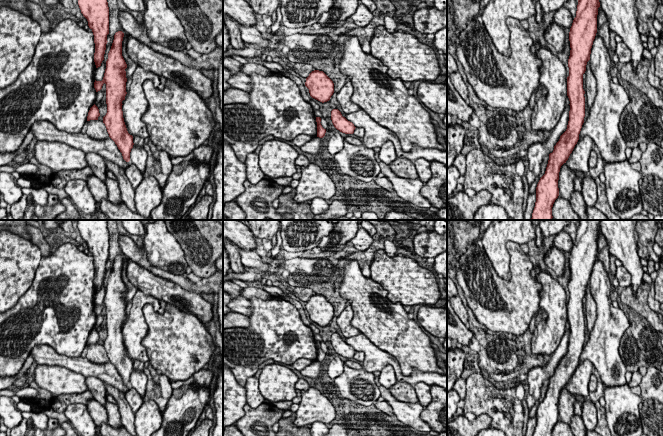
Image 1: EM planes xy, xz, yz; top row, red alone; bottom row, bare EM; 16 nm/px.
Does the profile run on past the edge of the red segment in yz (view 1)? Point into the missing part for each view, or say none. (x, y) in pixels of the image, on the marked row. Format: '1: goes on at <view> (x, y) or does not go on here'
1: does not go on here

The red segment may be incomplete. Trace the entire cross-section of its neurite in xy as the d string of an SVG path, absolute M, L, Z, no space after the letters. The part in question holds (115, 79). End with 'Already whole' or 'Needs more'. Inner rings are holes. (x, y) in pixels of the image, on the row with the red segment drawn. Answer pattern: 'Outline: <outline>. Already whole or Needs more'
Outline: M118 31L114 35L111 49L106 61L106 69L102 81L94 82L96 92L106 84L107 113L103 117L109 137L115 142L126 162L130 161L133 148L133 136L127 131L122 111L122 101L125 100L127 64L122 56L122 41L124 33Z. Already whole

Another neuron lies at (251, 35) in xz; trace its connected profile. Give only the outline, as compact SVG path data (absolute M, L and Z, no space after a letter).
M239 24L241 38L244 43L258 45L263 48L269 47L269 40L262 37L261 33L254 27L246 27Z

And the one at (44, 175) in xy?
M32 157L29 163L38 167L38 171L33 174L36 180L41 184L51 183L54 173L49 167L40 164L35 157Z

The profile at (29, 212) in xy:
M27 199L27 206L24 212L24 220L33 220L33 217L36 216L34 209L35 209L36 203L30 203Z

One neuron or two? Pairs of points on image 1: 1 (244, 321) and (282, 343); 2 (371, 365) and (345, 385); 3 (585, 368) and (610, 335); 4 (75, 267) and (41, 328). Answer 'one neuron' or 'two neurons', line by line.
1: two neurons
2: two neurons
3: two neurons
4: one neuron

